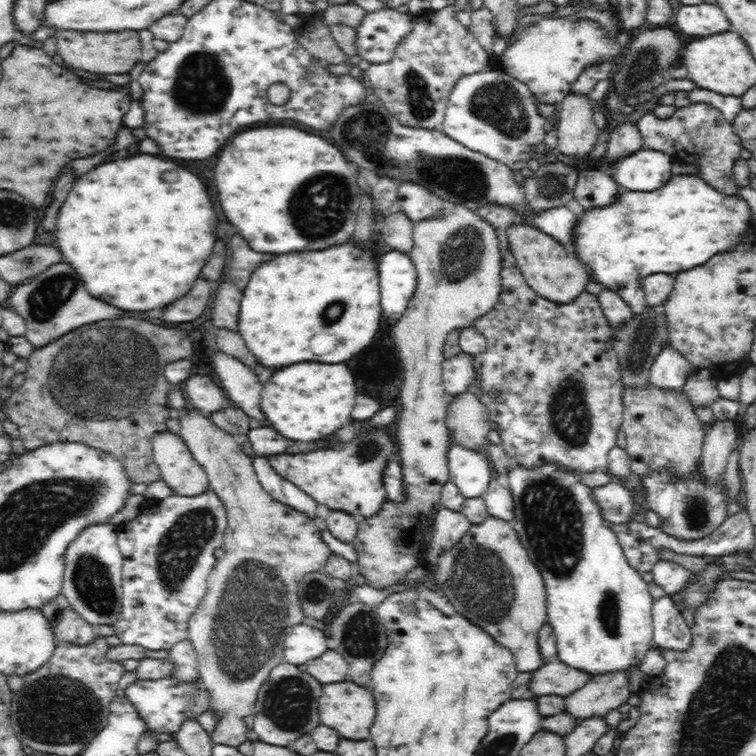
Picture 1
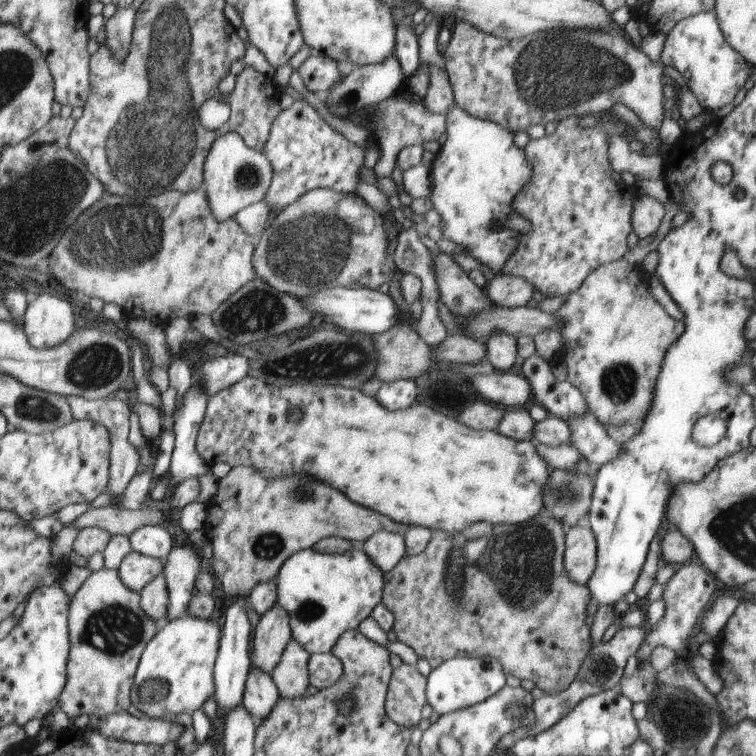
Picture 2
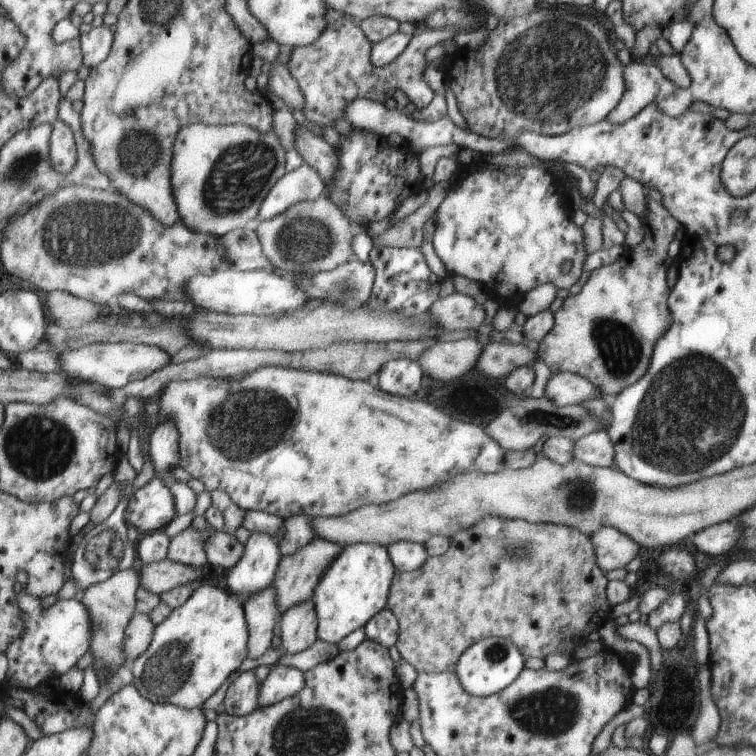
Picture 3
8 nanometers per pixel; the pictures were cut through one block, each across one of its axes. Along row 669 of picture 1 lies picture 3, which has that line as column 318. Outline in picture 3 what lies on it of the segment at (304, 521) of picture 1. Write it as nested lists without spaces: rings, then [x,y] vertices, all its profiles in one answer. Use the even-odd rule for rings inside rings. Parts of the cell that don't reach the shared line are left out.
[[[325,193],[318,200],[300,202],[290,206],[278,216],[260,222],[255,230],[262,252],[272,262],[274,269],[283,274],[308,274],[334,270],[354,256],[352,236],[356,229],[346,215],[332,204]]]

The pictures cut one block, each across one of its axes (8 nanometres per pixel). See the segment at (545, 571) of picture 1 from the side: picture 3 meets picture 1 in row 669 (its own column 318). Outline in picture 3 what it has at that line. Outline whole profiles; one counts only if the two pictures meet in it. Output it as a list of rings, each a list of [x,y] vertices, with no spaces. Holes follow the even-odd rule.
[[[362,543],[344,545],[342,552],[332,560],[332,566],[328,566],[328,570],[320,576],[311,598],[318,620],[317,639],[338,644],[351,632],[364,627],[370,618],[387,606],[396,573],[387,546]]]

